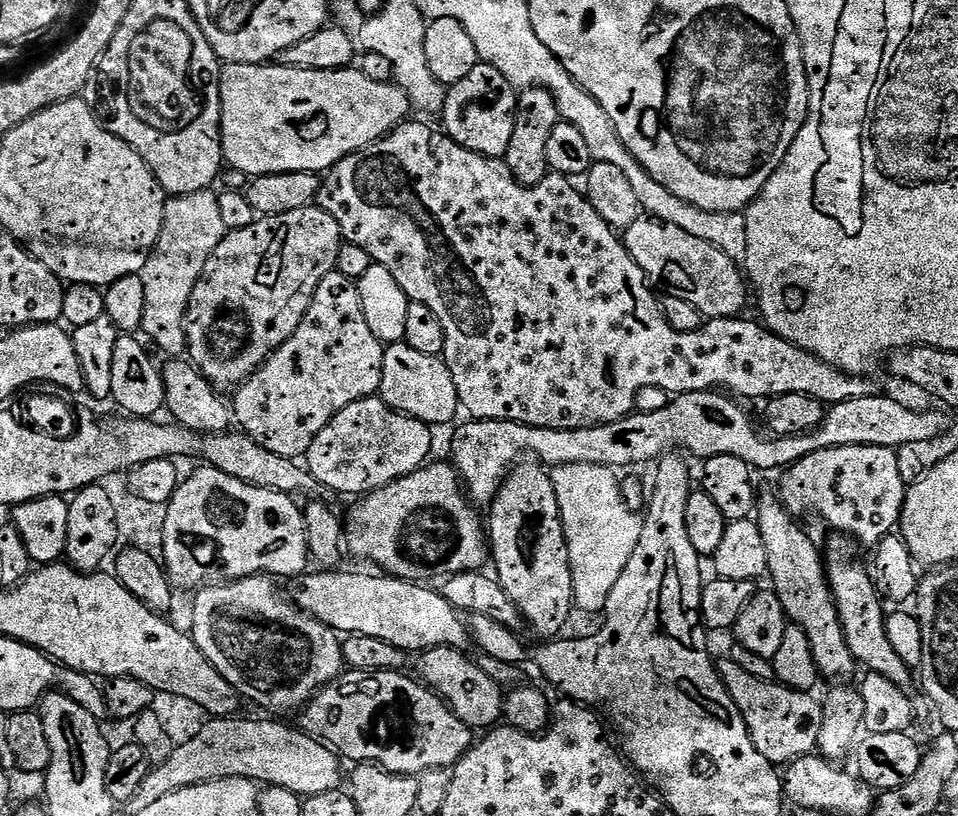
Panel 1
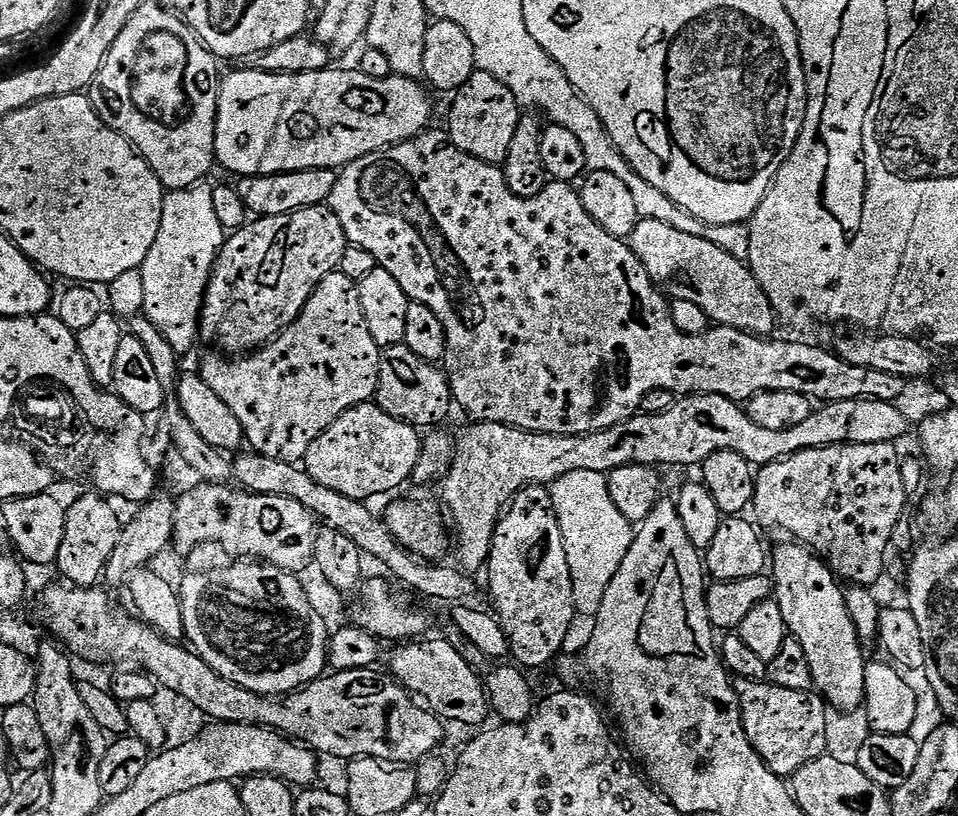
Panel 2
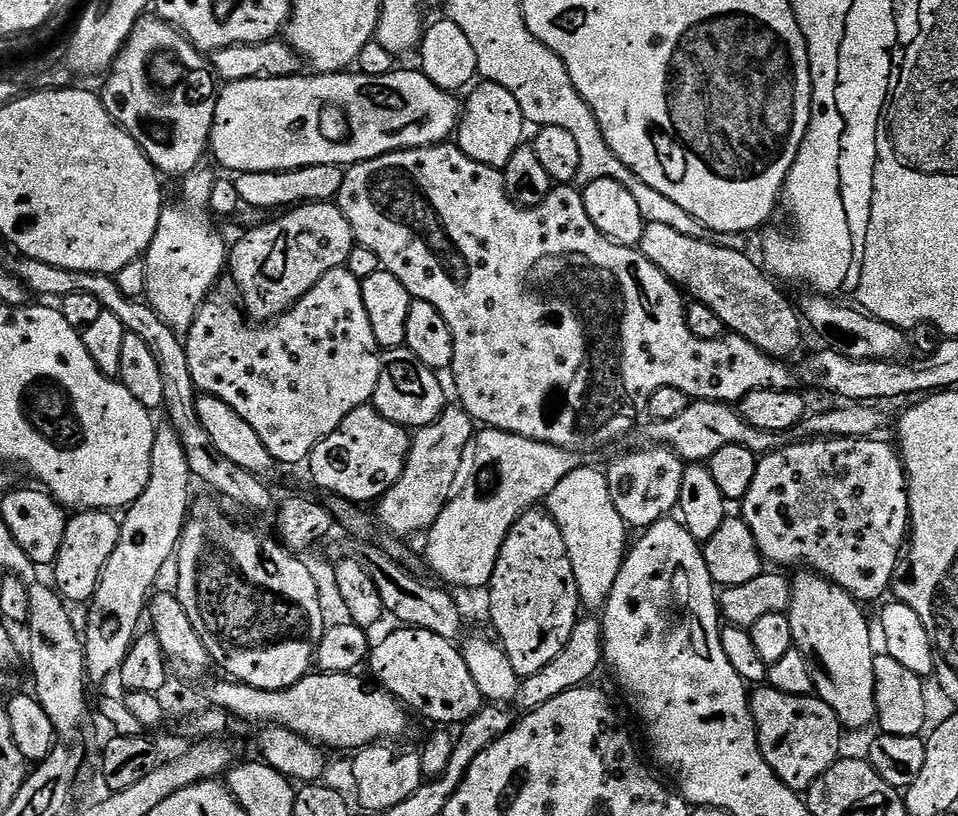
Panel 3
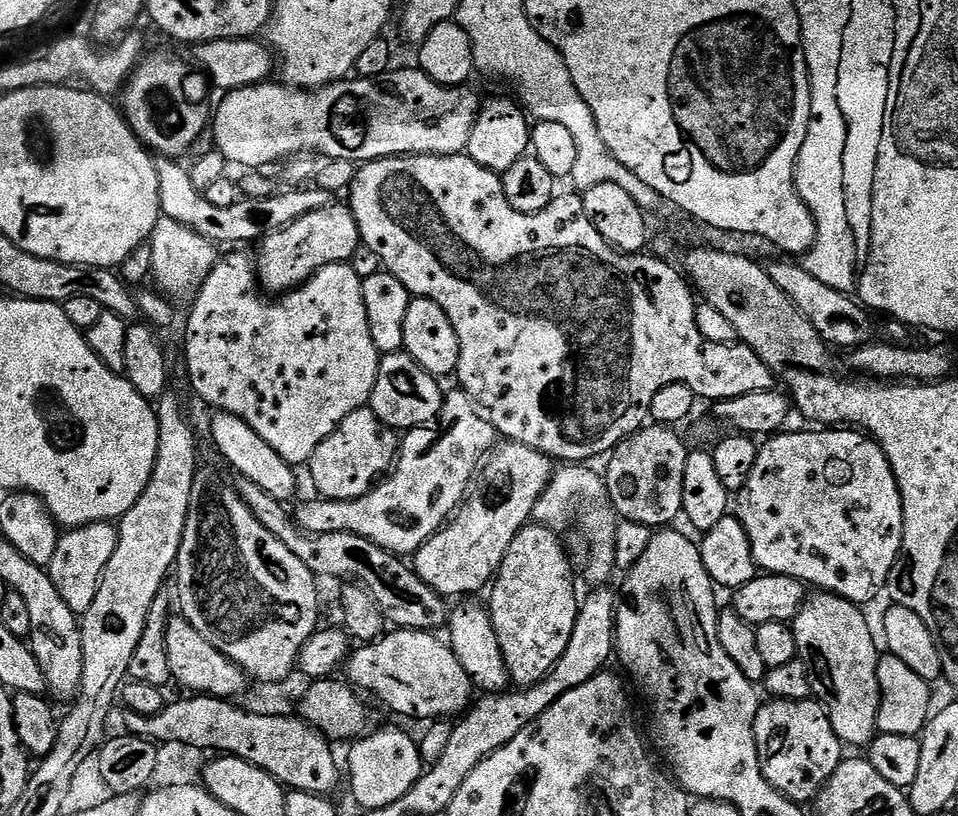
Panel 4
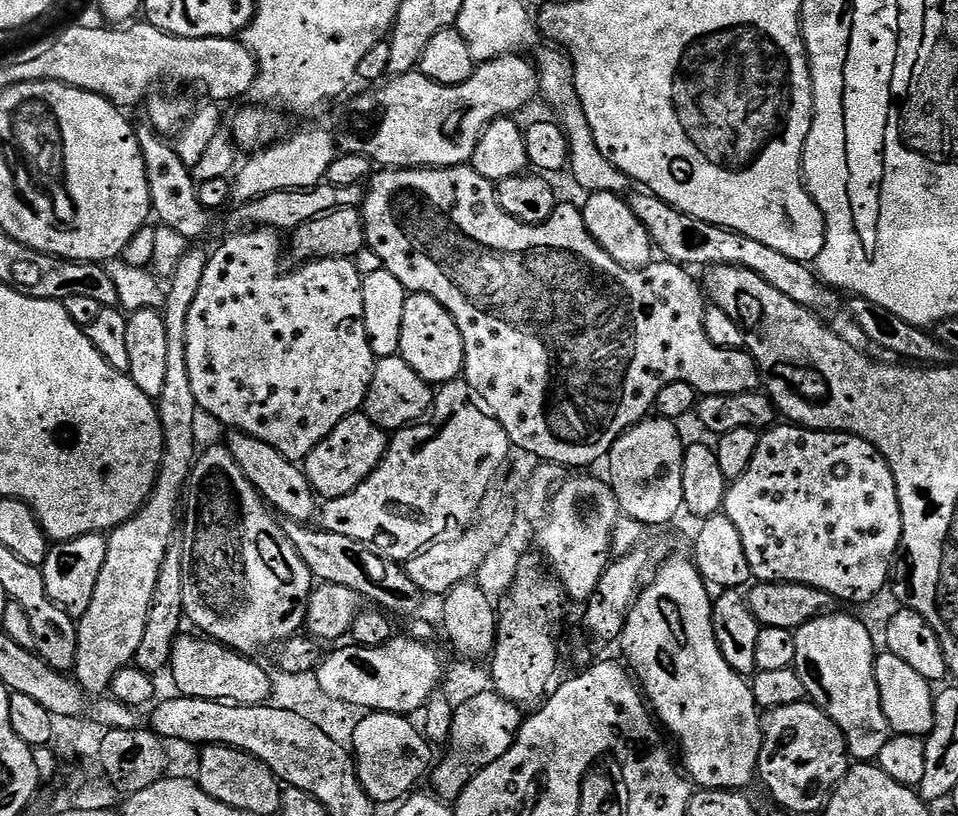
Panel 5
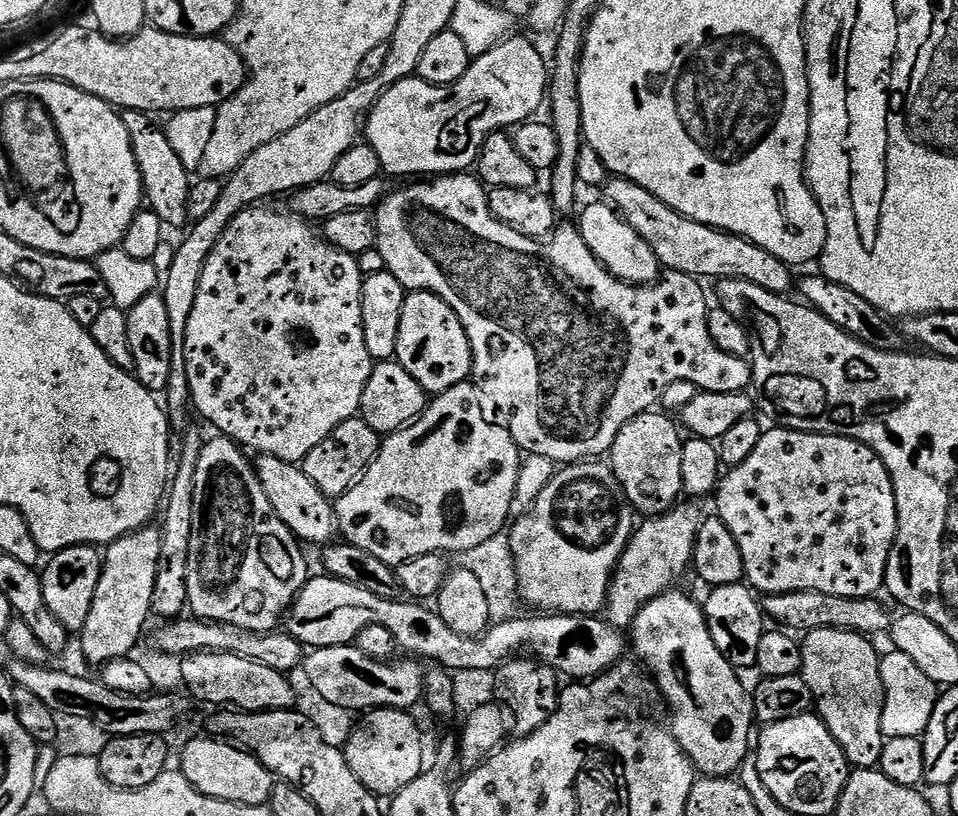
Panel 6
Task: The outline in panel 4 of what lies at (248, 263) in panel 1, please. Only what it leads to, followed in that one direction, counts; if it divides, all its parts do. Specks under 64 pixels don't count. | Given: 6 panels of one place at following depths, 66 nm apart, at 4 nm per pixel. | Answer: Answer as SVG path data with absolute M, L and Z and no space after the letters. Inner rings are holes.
M333 202L327 208L314 210L314 214L306 214L306 218L298 218L298 222L259 241L260 256L255 257L256 271L259 287L265 293L287 294L305 284L319 268L351 261L354 250L362 247L362 241L351 208L340 204Z

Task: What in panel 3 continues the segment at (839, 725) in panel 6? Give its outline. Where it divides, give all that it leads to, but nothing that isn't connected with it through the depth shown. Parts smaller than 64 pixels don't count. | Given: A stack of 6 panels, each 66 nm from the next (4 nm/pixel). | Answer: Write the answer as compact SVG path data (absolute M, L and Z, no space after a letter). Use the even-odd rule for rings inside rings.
M811 570L797 572L800 573L791 577L792 593L786 615L793 645L812 666L815 695L834 710L845 729L871 725L876 719L874 662L878 655L877 649L872 649L873 625L868 625L858 601L834 581Z

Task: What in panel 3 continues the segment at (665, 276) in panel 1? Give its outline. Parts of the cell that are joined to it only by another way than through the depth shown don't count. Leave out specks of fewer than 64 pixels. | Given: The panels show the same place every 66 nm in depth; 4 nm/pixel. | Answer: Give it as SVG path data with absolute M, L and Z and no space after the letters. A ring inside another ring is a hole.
M645 224L638 251L692 300L710 306L729 333L746 338L768 356L789 358L799 350L802 320L797 309L776 289L777 281L748 257L747 251L723 248L711 239L695 240L661 224Z

